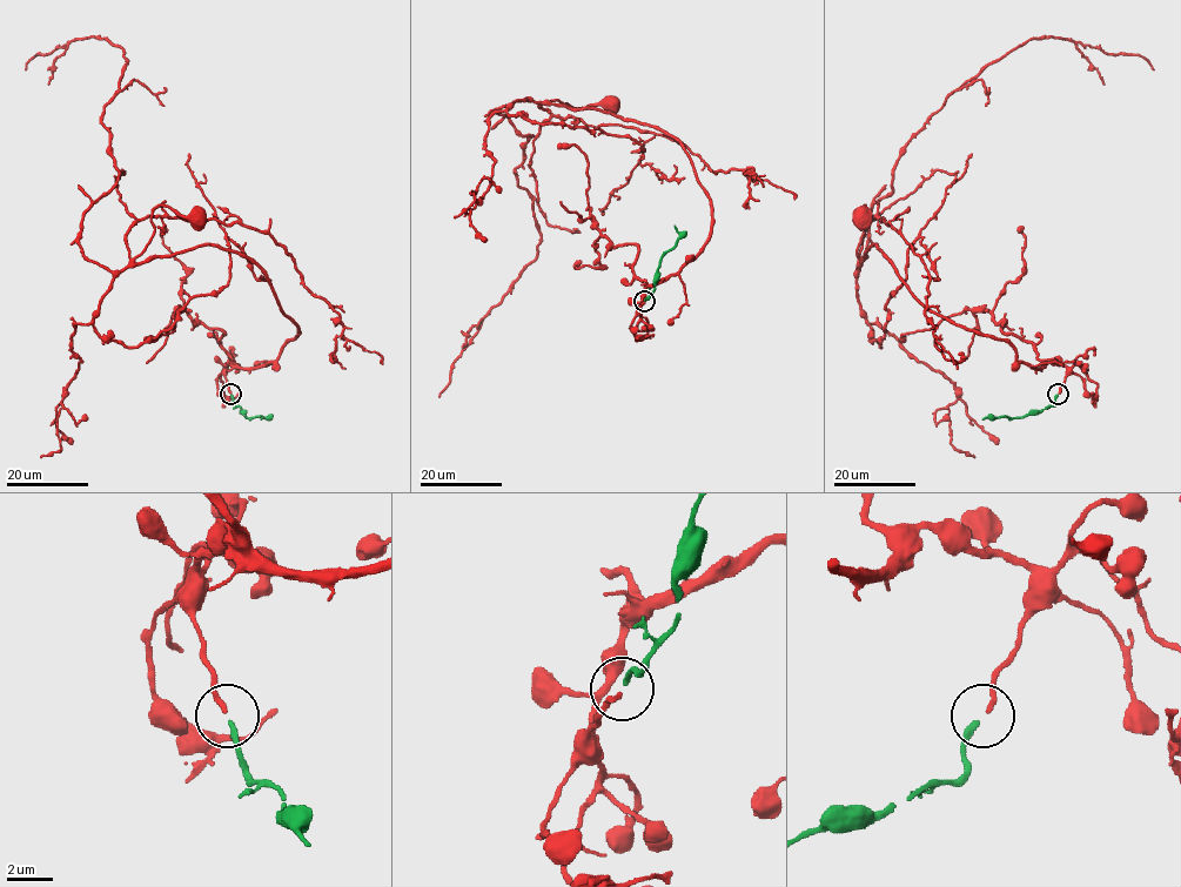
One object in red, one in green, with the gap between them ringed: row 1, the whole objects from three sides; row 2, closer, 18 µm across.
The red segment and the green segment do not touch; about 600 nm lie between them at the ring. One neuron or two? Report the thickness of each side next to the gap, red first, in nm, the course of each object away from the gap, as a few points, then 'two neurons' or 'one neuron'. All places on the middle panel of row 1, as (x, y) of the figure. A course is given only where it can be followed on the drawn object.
calibres 240 and 240 nm; course red (644, 302), (639, 310), (645, 291), (702, 250), (711, 203), (678, 141), (658, 128), (548, 102), (610, 103); course green (645, 301), (655, 289), (661, 257), (679, 236), (675, 226); one neuron

